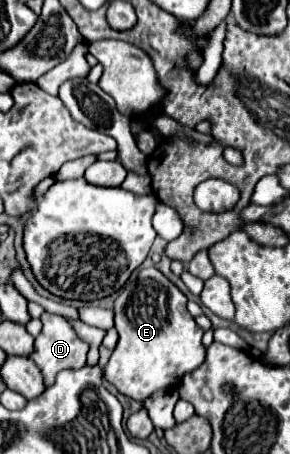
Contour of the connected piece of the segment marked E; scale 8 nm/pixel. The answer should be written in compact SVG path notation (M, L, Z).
M143 268L137 274L133 272L133 276L127 280L115 300L115 328L119 332L119 342L109 362L103 366L103 380L111 382L119 394L131 400L143 402L155 390L173 388L185 372L195 370L205 360L205 348L201 344L203 330L187 312L187 296L157 268Z

